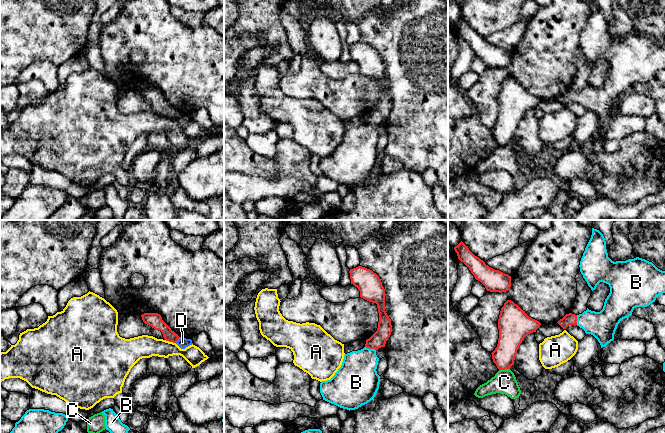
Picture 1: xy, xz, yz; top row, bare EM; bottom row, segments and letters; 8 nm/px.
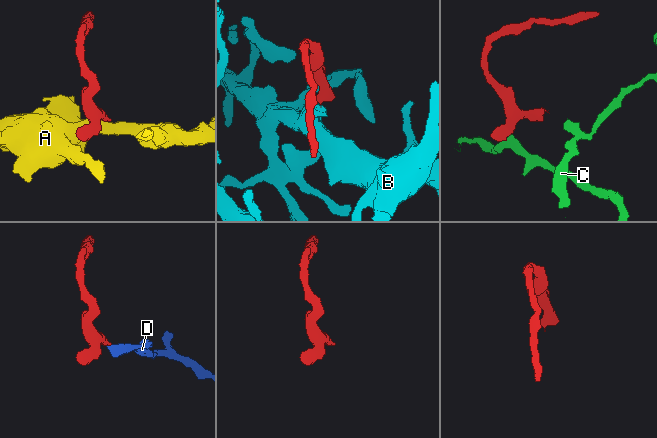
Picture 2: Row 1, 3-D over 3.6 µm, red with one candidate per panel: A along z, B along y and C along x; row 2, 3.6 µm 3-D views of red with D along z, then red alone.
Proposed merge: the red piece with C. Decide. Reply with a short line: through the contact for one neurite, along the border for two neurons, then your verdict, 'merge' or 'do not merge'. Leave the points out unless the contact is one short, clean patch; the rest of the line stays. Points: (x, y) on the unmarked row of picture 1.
yz (509, 144), (499, 146) | do not merge

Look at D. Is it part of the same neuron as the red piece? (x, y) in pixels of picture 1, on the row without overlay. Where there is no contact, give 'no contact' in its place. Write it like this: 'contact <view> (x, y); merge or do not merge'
contact xy (177, 116); do not merge

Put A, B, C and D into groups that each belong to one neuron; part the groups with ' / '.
A / B / C / D

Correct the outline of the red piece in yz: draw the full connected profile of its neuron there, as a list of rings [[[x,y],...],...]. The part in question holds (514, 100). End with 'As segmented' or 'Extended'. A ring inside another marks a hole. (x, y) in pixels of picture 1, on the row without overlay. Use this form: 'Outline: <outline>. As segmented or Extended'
Outline: [[[513,77],[504,79],[498,95],[498,120],[491,129],[499,146],[510,145],[514,141],[520,120],[528,110],[536,108],[540,101],[539,97],[529,93]]]. As segmented

